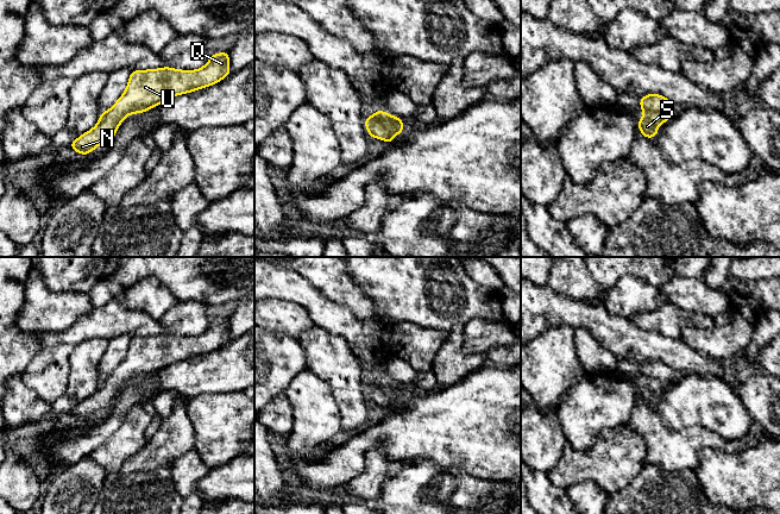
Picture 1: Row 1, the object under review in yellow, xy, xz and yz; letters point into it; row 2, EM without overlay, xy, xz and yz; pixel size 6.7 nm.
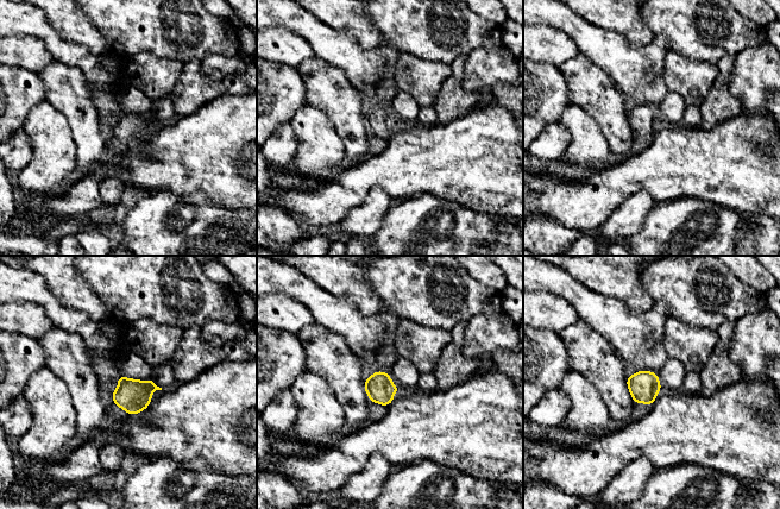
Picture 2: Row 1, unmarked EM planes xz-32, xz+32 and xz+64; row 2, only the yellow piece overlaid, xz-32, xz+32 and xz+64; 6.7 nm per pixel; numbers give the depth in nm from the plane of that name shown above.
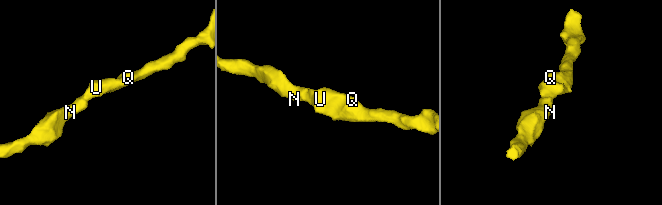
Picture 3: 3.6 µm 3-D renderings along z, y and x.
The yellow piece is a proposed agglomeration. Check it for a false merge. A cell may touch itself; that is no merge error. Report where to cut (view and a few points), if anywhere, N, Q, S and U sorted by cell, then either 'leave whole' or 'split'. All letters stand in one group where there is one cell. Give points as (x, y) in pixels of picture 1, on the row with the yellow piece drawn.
no cut; N Q S U; leave whole

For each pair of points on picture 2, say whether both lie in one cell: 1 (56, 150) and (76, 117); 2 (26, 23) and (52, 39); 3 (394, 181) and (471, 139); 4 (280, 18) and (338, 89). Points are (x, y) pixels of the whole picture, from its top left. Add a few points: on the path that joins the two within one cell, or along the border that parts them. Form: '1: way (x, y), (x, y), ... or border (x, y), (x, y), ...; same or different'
1: border (52, 106), (67, 119), (76, 148), (76, 155); different
2: way (32, 23), (36, 23), (46, 33); same
3: way (413, 164), (417, 161), (450, 161), (452, 158); same
4: border (315, 55), (340, 69); different

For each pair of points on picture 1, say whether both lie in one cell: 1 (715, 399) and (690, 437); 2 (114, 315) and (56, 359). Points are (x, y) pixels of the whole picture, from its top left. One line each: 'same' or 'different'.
1: different
2: same

